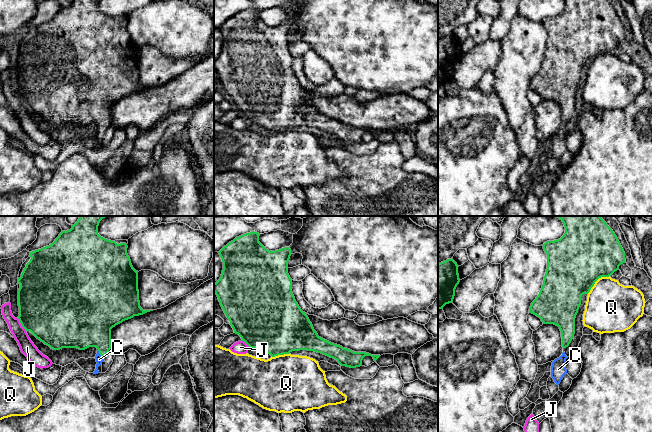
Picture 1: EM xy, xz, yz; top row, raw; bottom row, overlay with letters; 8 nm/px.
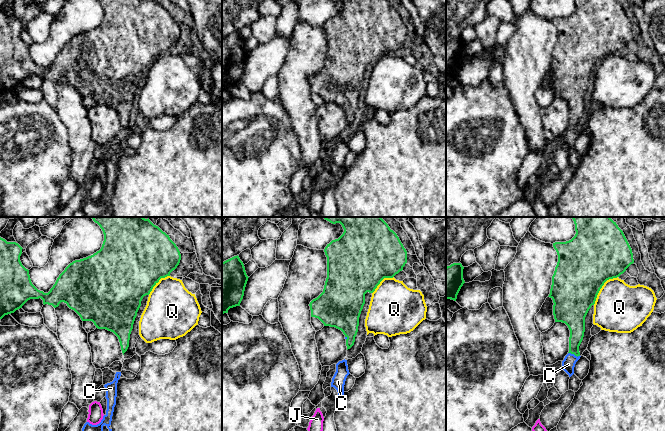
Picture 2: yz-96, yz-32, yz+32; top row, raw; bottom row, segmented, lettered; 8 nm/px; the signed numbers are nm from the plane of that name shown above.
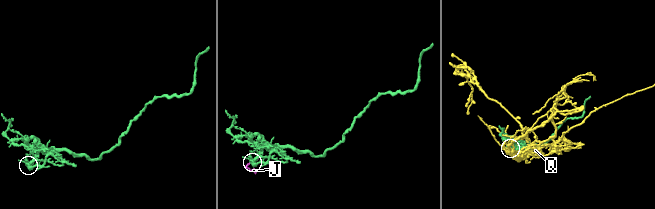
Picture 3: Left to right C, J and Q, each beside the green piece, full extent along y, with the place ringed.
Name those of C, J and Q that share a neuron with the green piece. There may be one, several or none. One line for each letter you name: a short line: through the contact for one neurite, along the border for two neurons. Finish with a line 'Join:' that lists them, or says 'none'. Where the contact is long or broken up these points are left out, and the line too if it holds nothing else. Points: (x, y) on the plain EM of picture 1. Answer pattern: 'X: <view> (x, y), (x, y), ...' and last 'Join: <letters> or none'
C: xy (88, 100), (100, 113), (99, 129), (99, 135)
Join: C

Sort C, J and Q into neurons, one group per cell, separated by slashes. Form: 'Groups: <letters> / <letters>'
Groups: C / J / Q

